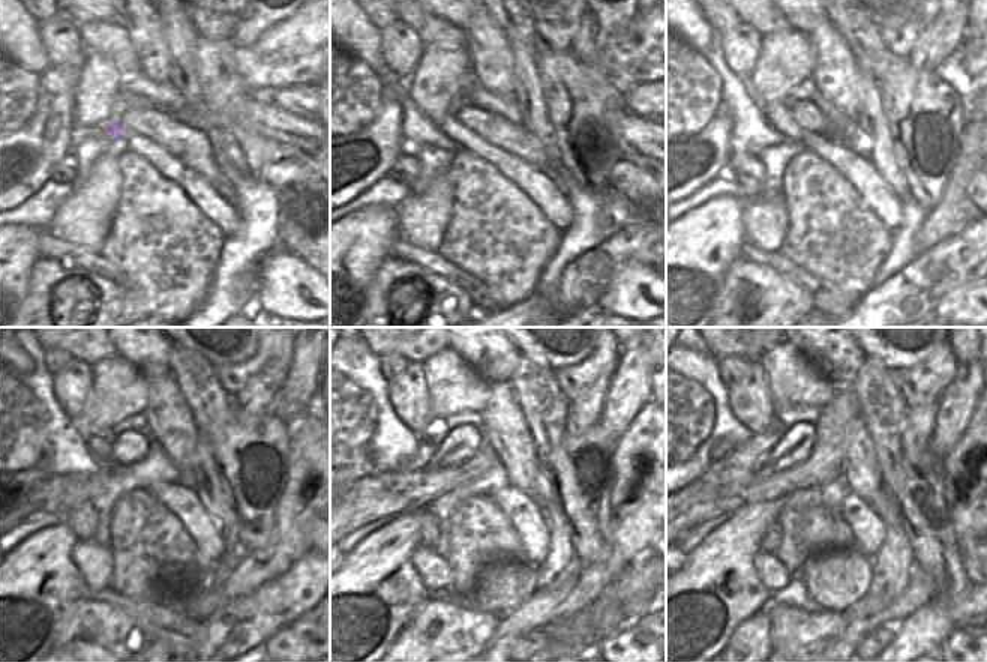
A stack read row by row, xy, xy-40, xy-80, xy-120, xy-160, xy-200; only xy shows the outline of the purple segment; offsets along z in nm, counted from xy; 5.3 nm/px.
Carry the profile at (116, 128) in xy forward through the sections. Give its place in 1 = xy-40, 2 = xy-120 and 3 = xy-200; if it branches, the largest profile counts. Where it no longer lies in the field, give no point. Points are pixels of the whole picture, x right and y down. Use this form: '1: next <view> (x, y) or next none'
1: next xy-40 (449, 123)
2: next xy-120 (99, 446)
3: next xy-200 (735, 466)

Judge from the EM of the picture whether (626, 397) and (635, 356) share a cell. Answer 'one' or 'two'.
one

